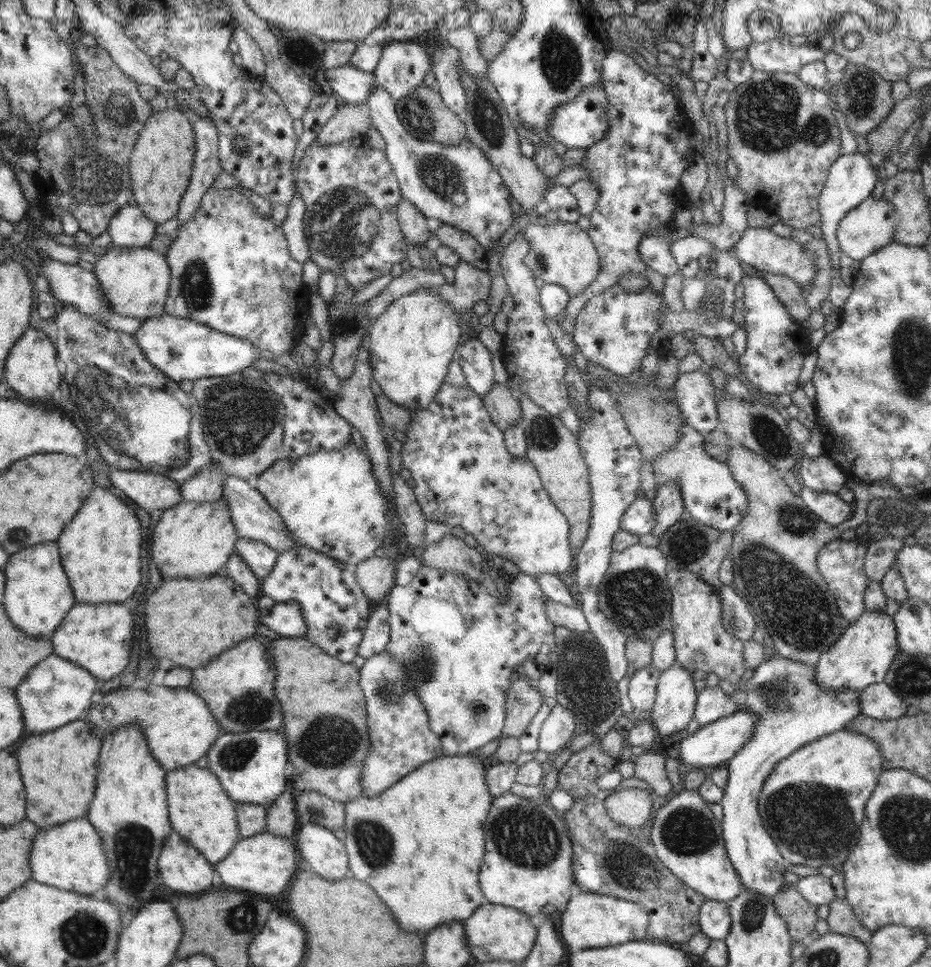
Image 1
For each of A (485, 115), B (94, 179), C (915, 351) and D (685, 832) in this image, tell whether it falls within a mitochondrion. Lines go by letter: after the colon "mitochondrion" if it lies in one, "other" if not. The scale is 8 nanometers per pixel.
A: mitochondrion
B: mitochondrion
C: mitochondrion
D: mitochondrion

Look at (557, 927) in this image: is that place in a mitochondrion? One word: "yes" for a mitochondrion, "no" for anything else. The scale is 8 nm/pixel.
no

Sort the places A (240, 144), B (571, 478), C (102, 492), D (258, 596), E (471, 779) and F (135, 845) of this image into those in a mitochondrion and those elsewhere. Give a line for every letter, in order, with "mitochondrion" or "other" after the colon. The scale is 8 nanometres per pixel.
A: mitochondrion
B: other
C: other
D: other
E: other
F: mitochondrion

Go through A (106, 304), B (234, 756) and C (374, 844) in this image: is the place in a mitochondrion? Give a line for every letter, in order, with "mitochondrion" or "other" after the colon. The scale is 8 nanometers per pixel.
A: other
B: mitochondrion
C: mitochondrion

